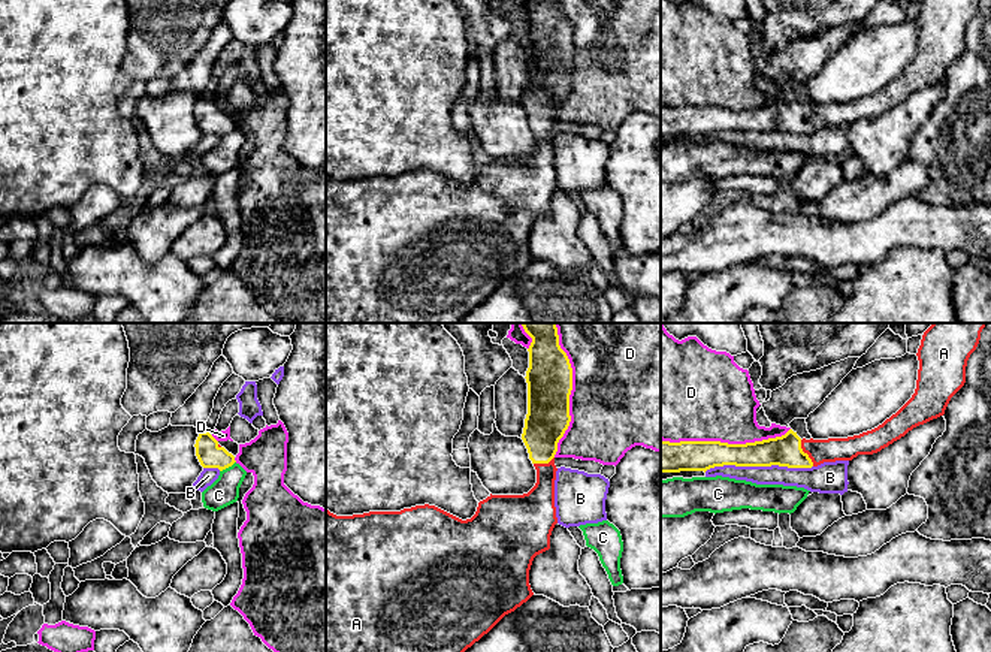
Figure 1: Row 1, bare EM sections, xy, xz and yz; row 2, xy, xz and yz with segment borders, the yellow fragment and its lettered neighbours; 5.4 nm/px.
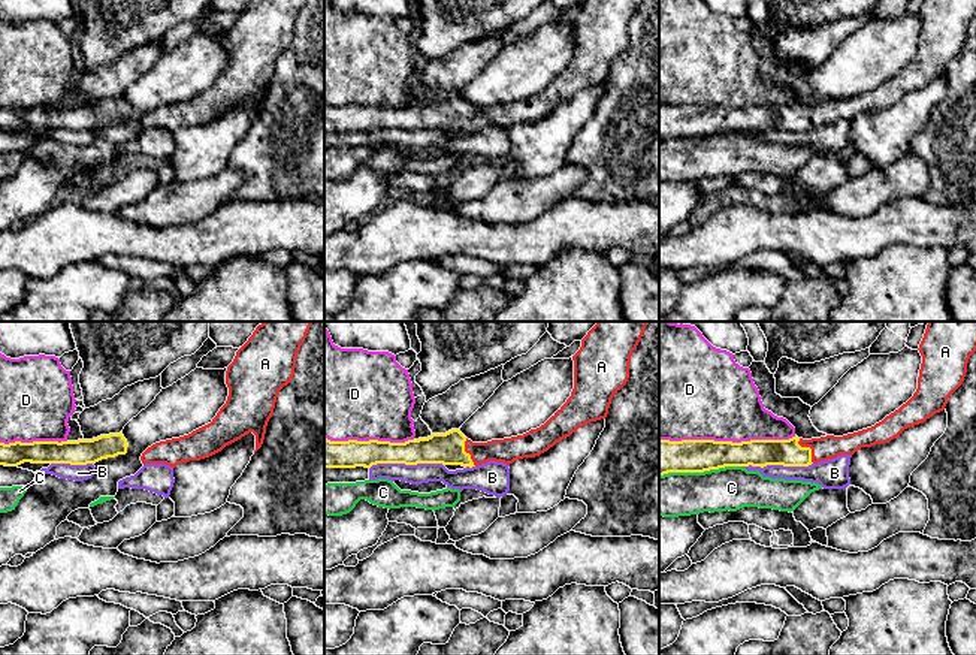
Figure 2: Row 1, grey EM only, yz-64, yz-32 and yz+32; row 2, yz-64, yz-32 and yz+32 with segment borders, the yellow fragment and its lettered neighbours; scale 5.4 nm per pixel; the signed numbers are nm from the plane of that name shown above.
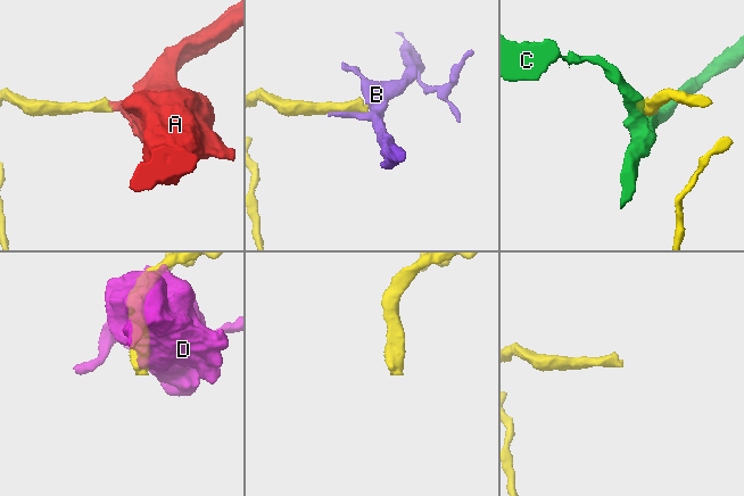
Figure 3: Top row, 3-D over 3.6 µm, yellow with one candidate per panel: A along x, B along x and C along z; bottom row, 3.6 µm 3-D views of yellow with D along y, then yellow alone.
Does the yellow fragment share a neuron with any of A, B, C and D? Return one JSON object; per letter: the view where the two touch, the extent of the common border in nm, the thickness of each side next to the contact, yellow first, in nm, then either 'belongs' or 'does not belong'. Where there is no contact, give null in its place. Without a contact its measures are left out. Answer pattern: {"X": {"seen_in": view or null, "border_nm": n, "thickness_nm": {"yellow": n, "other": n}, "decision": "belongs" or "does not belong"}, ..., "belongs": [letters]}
{"A": {"seen_in": "yz", "border_nm": 160, "thickness_nm": {"yellow": 170, "other": 130}, "decision": "belongs"}, "B": {"seen_in": "yz", "border_nm": 600, "thickness_nm": {"yellow": 170, "other": 110}, "decision": "does not belong"}, "C": {"seen_in": "xy", "border_nm": 110, "thickness_nm": {"yellow": 140, "other": 160}, "decision": "does not belong"}, "D": {"seen_in": "yz", "border_nm": 700, "thickness_nm": {"yellow": 160, "other": 440}, "decision": "does not belong"}, "belongs": ["A"]}

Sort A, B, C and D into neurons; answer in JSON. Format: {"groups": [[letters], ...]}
{"groups": [["A"], ["B"], ["C"], ["D"]]}

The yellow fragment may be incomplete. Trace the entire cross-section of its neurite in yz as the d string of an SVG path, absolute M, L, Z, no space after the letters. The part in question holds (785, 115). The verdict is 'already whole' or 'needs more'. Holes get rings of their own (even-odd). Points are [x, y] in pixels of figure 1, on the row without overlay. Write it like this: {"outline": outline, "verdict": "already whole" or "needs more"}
{"outline": "M922 0L918 13L918 45L912 63L877 93L848 103L806 105L789 94L785 100L746 109L720 106L680 106L661 105L661 138L707 136L714 132L788 132L812 133L824 127L852 126L858 120L873 120L904 102L913 93L945 79L951 63L966 48L966 31L976 15L981 0Z", "verdict": "needs more"}

